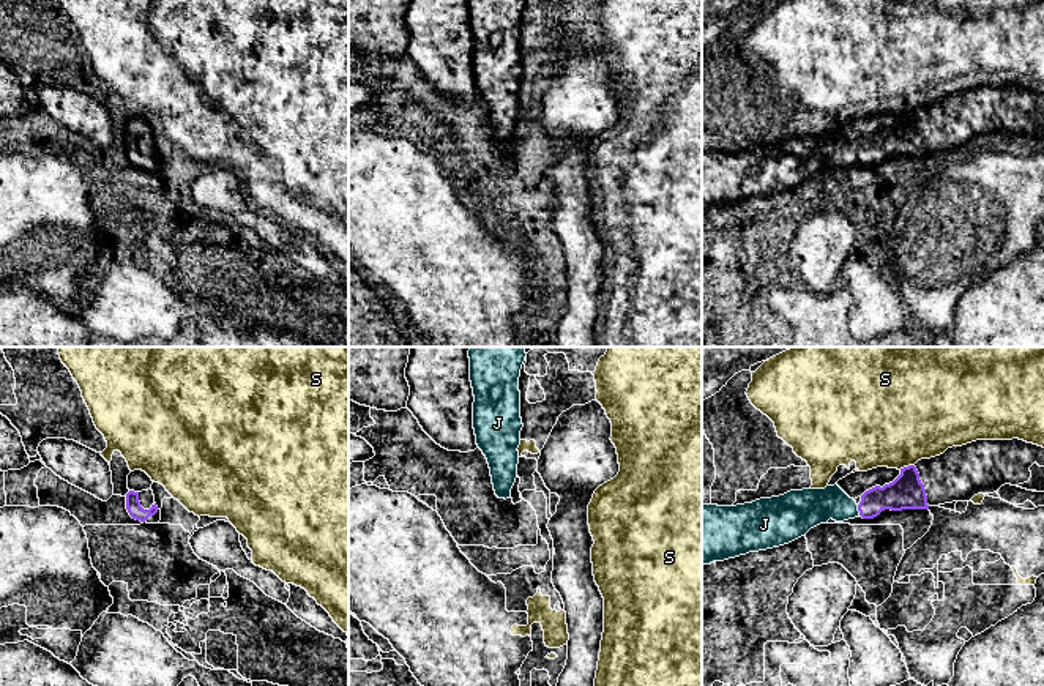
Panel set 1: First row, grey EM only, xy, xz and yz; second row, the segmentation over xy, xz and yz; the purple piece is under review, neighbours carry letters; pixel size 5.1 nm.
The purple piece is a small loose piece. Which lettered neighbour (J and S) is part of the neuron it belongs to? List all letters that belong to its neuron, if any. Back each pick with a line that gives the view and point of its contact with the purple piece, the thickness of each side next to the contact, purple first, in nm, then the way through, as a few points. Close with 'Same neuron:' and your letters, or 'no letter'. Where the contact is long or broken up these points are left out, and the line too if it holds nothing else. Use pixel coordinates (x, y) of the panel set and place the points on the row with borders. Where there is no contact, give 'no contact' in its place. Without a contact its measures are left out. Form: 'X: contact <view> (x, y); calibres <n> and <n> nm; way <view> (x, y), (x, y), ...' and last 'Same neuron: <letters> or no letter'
J: contact yz (858, 510); calibres 170 and 190 nm; way yz (904, 492), (858, 510), (809, 508)
Same neuron: J

